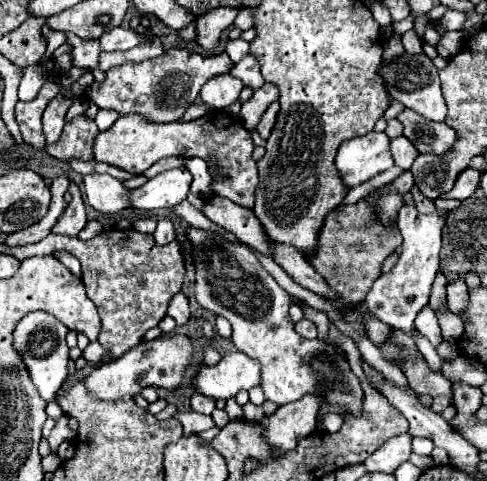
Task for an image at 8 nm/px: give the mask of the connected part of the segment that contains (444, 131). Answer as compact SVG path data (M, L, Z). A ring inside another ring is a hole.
M409 108L397 116L405 130L403 134L415 144L421 154L445 154L457 142L457 132L445 122L431 122L411 112Z

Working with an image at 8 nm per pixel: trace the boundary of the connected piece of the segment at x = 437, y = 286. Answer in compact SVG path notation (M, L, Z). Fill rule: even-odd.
M441 271L436 275L434 283L432 285L429 305L433 308L434 311L442 309L443 306L447 306L446 300L446 277Z

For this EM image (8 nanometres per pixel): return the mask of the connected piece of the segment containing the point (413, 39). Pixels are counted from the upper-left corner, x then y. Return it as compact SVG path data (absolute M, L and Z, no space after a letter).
M413 30L405 32L405 34L401 36L401 42L403 42L403 48L405 48L407 54L419 54L419 52L423 52L423 46L419 44L419 38L415 36Z

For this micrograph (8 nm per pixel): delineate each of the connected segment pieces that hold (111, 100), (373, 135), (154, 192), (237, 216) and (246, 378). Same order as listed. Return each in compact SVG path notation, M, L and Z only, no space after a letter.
M175 46L165 50L157 58L149 58L143 62L125 62L107 72L103 84L91 84L85 94L99 108L111 108L119 114L143 114L153 122L175 122L183 116L183 112L195 102L201 86L219 74L227 74L233 68L227 52L217 56L201 56L189 52L183 46Z
M369 132L347 140L337 152L335 166L343 182L353 188L373 178L375 174L389 170L393 166L393 156L389 150L389 136L385 132Z
M173 168L151 178L141 188L133 190L133 206L141 210L157 210L165 206L181 204L187 194L193 176L187 168Z
M213 196L205 200L205 216L215 224L219 224L221 228L233 232L243 244L249 244L255 250L271 256L267 252L261 222L255 218L251 208L243 208L223 196Z
M225 352L219 364L199 364L189 388L213 400L229 400L239 390L251 390L260 385L260 364L243 352Z

